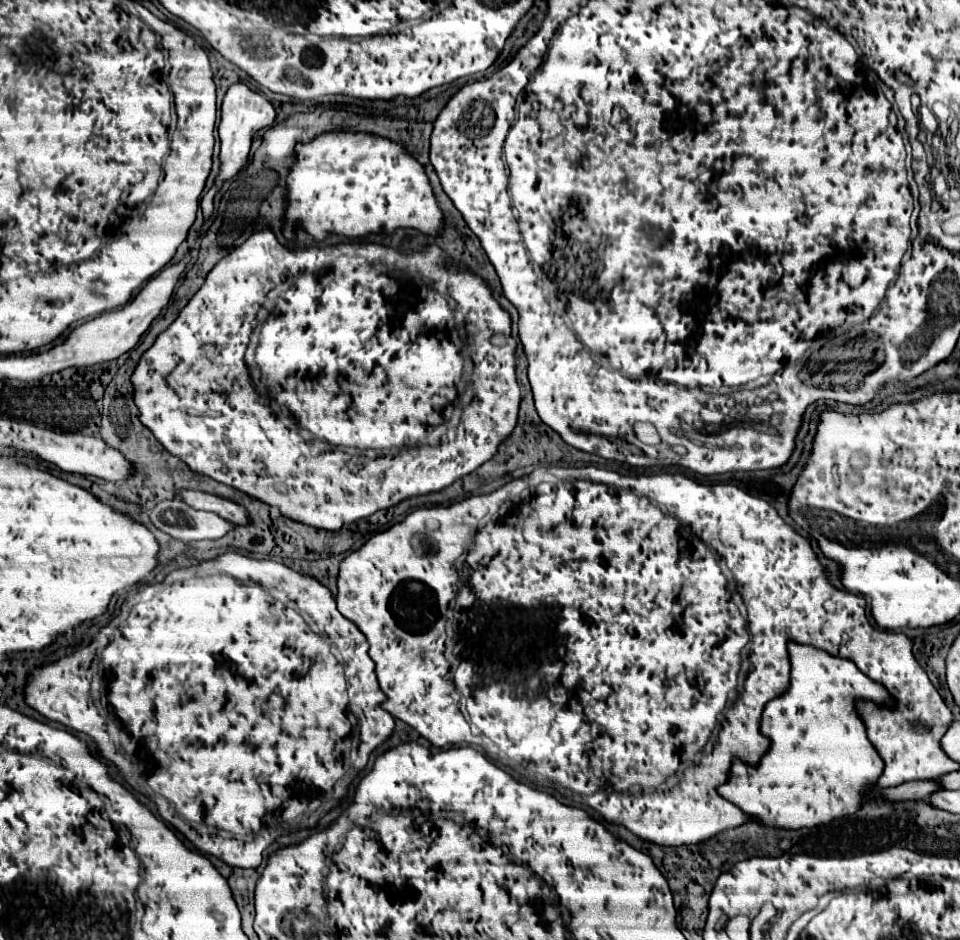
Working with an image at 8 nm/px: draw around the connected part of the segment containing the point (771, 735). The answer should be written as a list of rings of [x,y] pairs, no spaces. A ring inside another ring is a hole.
[[[790,644],[788,652],[792,670],[790,688],[786,688],[786,696],[778,696],[778,700],[770,700],[770,704],[766,704],[760,720],[760,732],[770,740],[770,748],[760,758],[758,766],[750,766],[740,758],[734,758],[728,780],[718,786],[718,794],[736,804],[750,820],[758,820],[758,824],[766,828],[800,830],[830,824],[830,820],[854,814],[862,808],[866,802],[862,800],[862,792],[866,792],[866,788],[874,788],[874,780],[882,776],[882,758],[878,758],[878,752],[874,752],[866,736],[862,716],[854,712],[854,700],[874,700],[874,704],[894,704],[894,700],[890,700],[890,694],[882,684],[874,684],[874,680],[862,674],[856,664],[846,658],[830,656],[828,652],[806,644]]]

